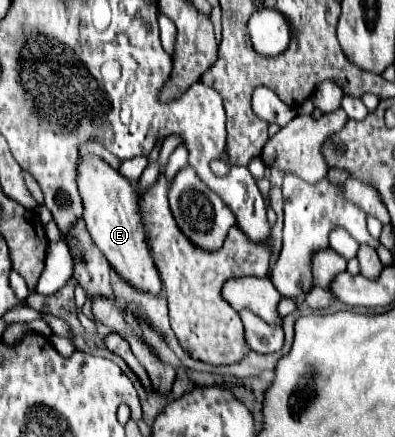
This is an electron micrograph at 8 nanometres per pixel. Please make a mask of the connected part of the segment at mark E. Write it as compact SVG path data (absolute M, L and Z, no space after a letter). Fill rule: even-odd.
M91 155L91 157L79 157L77 183L85 205L83 221L87 225L87 231L91 233L95 245L101 249L113 271L133 289L149 295L159 295L161 281L153 265L151 253L147 249L145 229L143 223L139 221L137 193L131 181L123 177L117 169L107 165L103 159L99 159L97 155Z

